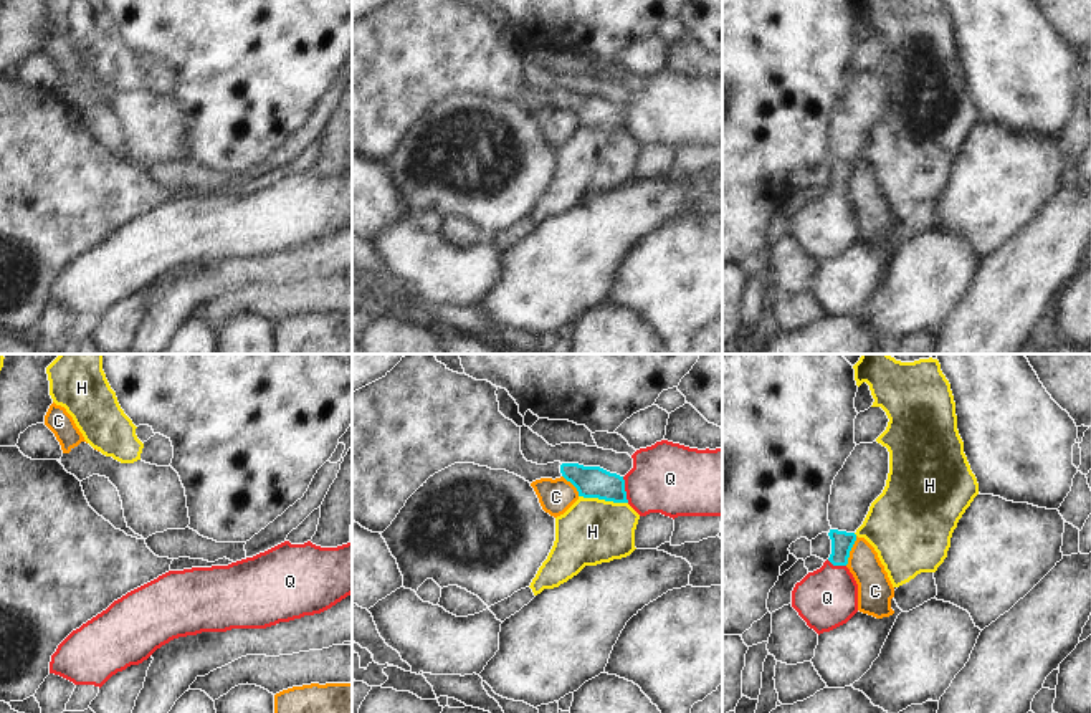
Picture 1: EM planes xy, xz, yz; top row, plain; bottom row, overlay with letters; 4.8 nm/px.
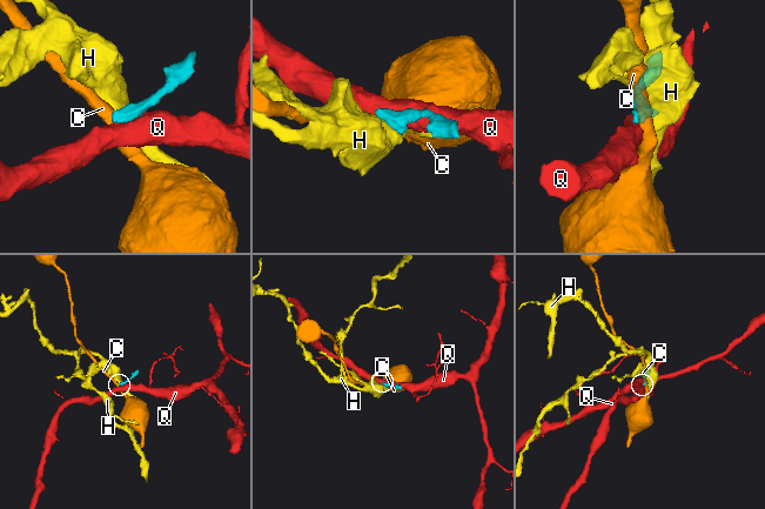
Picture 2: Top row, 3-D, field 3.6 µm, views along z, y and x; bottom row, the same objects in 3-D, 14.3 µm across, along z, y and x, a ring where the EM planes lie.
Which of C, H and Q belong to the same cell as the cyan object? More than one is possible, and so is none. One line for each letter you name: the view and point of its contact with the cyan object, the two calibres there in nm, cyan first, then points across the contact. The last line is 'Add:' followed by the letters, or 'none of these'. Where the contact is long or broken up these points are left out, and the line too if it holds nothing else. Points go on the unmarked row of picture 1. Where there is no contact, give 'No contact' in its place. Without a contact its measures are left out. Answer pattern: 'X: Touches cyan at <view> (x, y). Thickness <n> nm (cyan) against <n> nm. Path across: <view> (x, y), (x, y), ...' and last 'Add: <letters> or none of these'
Add: none of these

